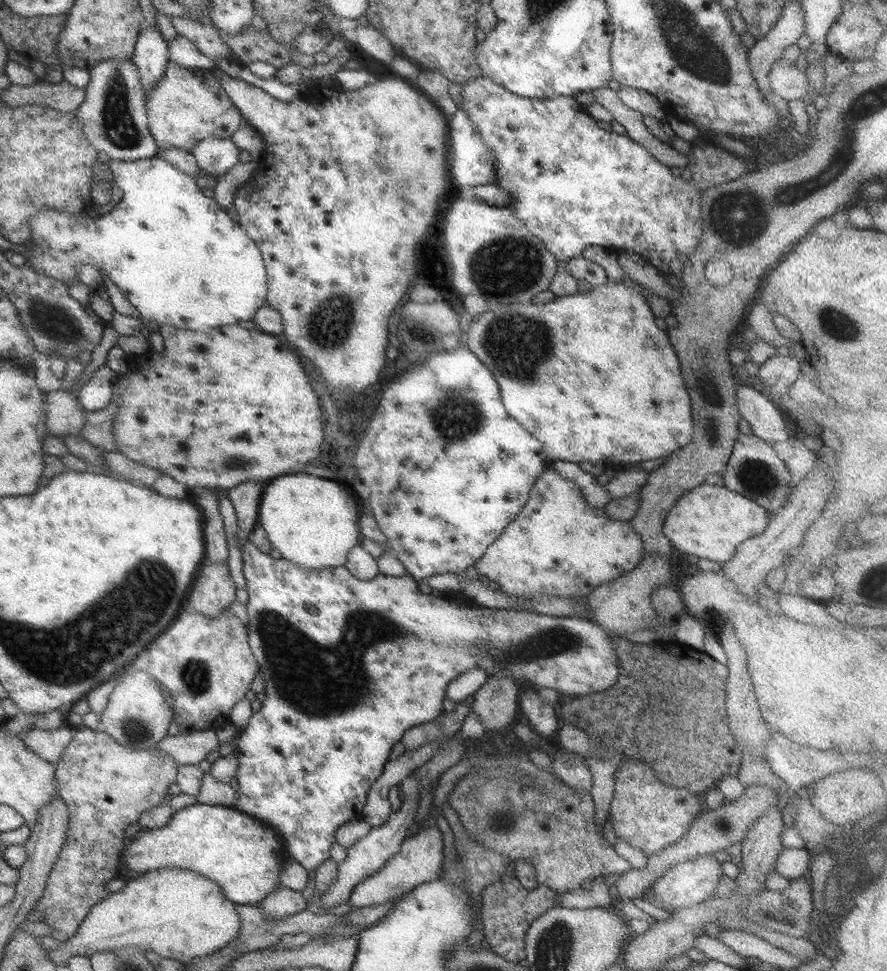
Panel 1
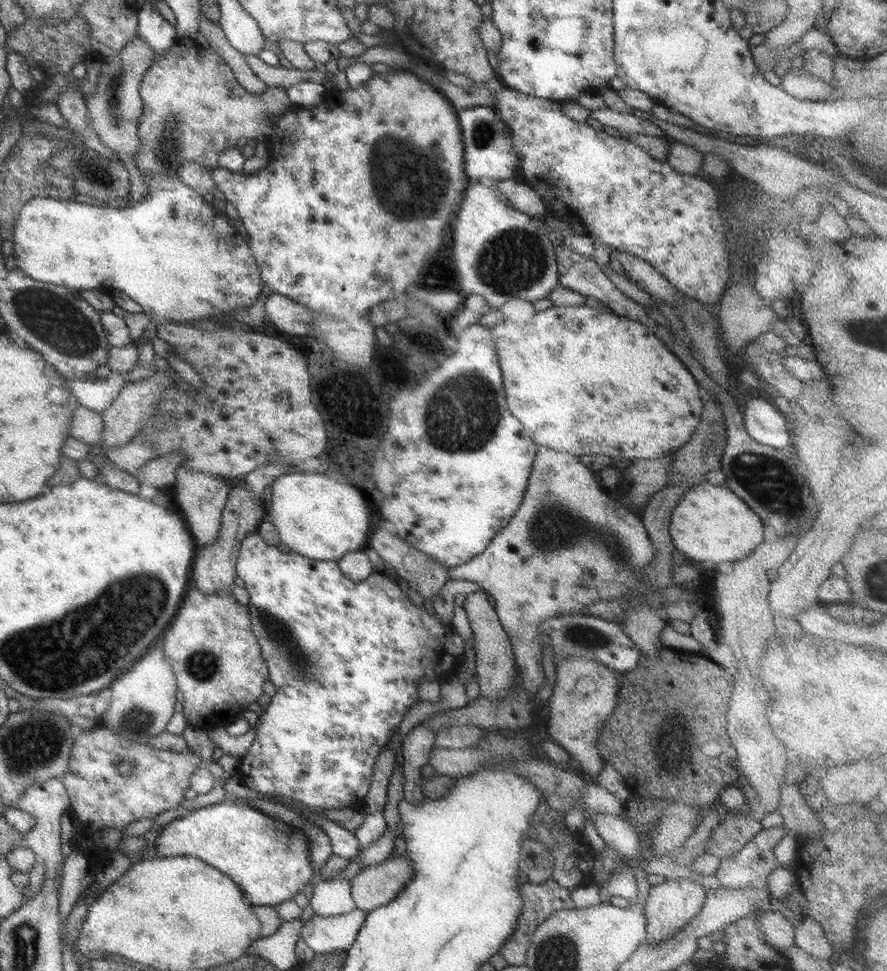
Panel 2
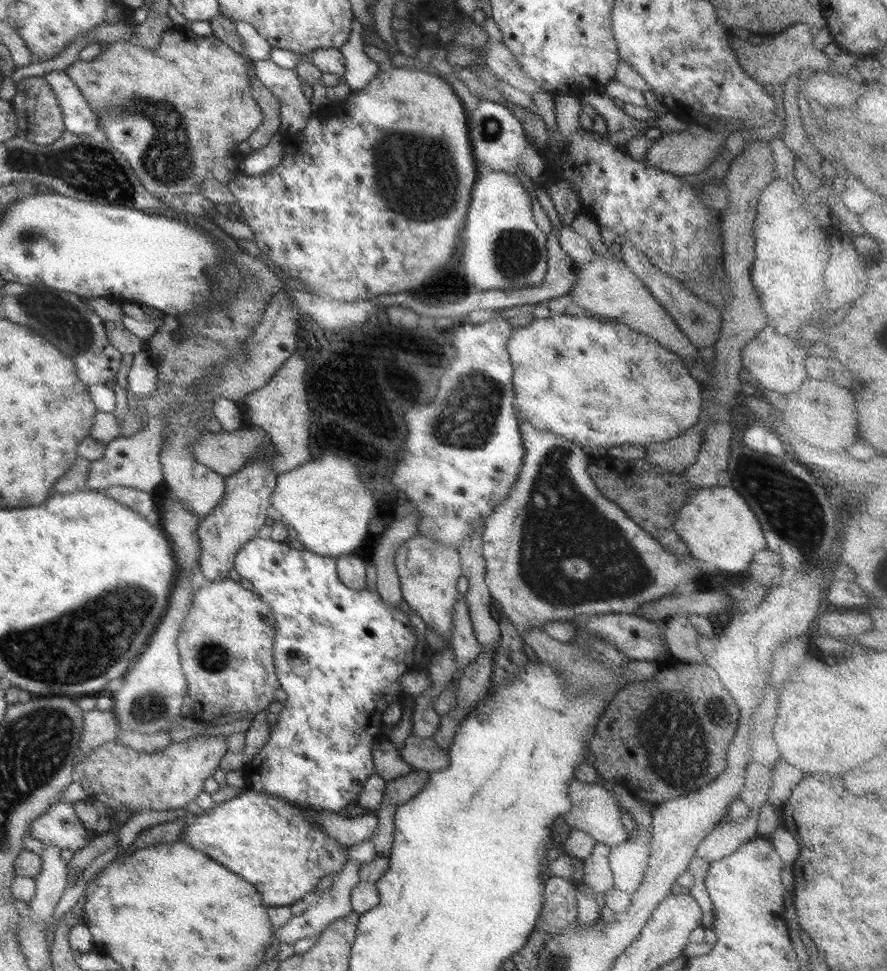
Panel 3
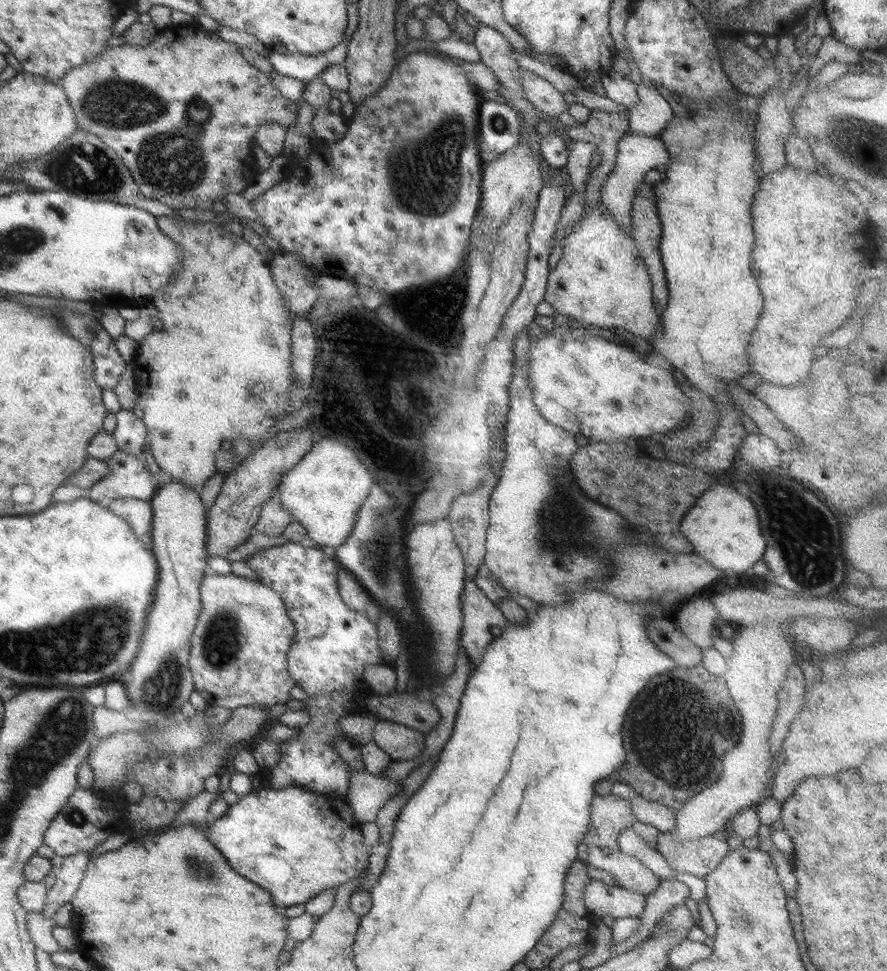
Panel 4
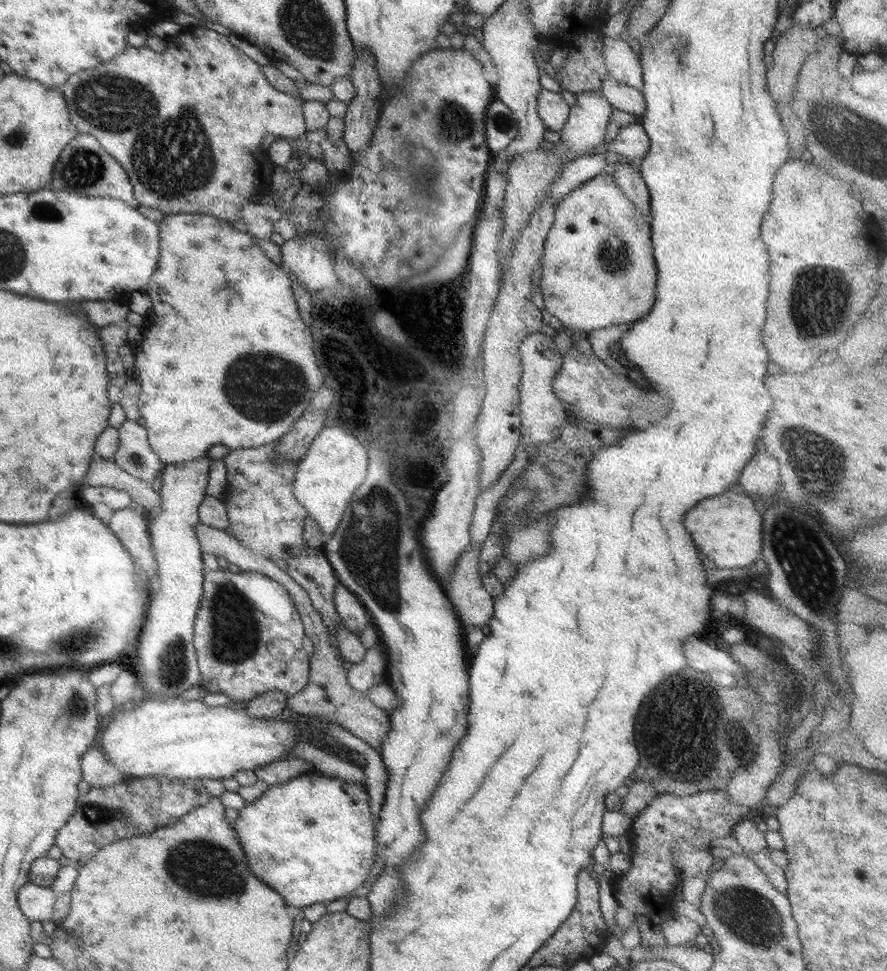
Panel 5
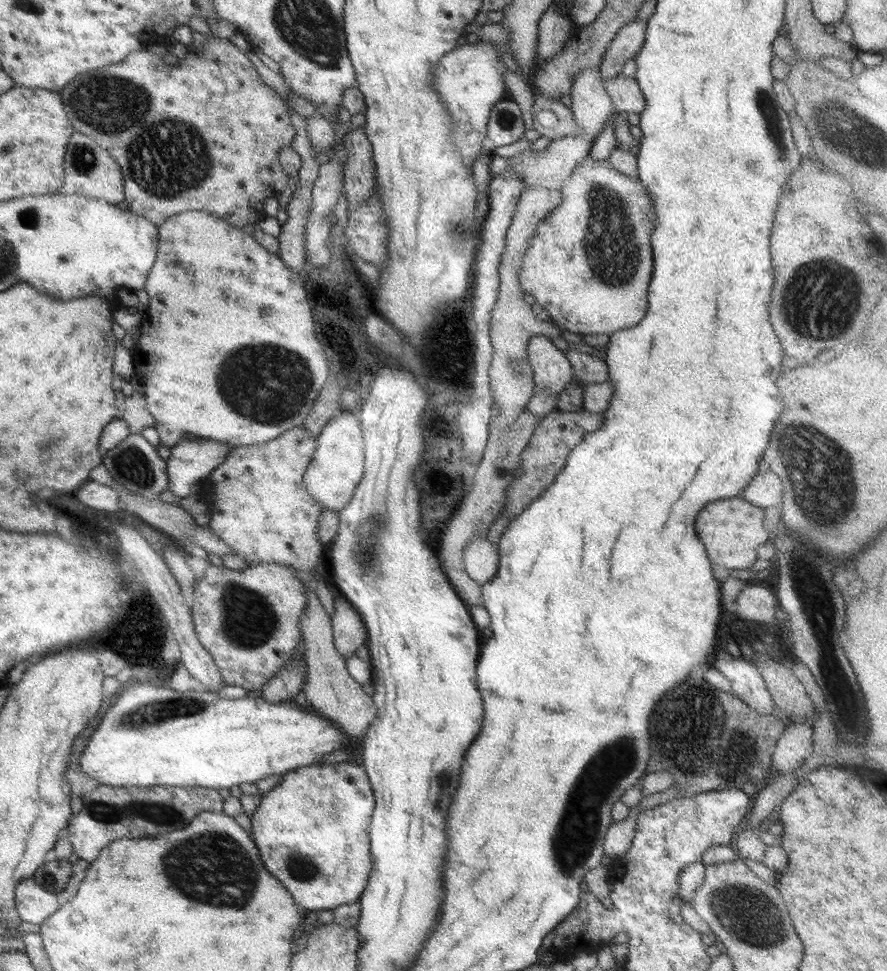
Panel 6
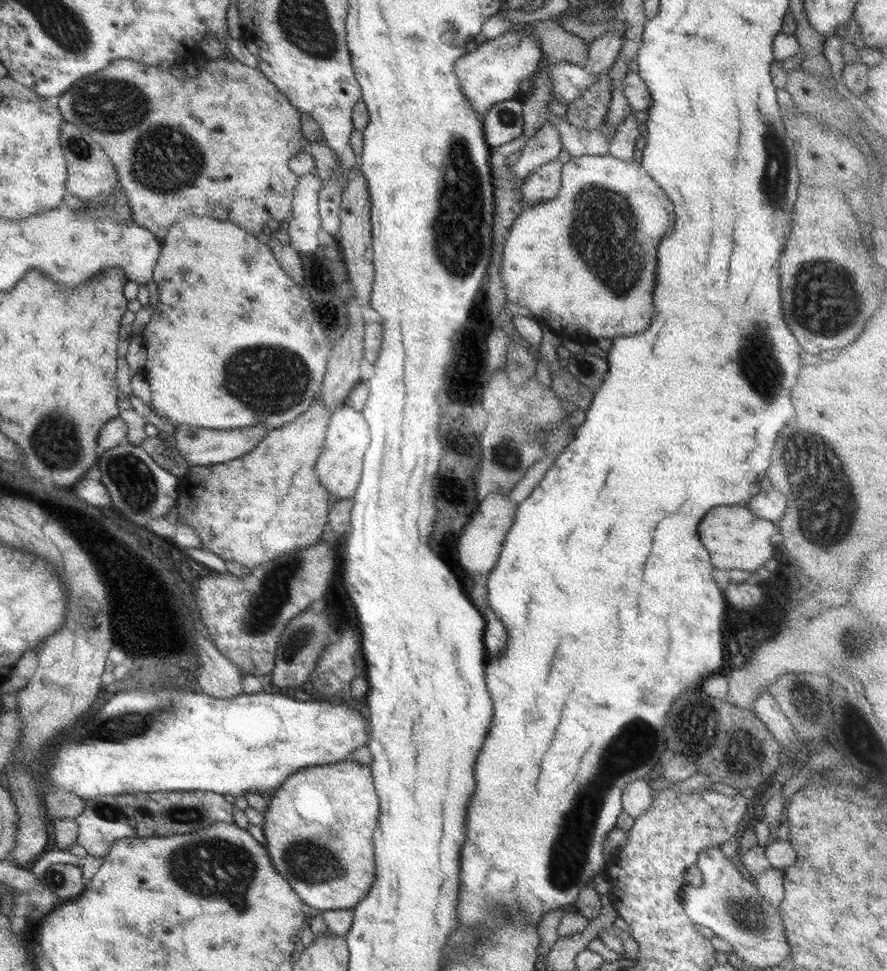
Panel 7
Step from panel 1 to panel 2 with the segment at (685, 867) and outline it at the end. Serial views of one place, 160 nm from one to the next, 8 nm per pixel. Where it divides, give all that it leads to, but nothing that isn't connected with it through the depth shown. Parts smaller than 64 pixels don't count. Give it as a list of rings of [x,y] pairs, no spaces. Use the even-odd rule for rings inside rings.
[[[665,879],[663,883],[656,884],[649,888],[649,893],[643,906],[646,942],[662,942],[675,936],[690,920],[693,920],[701,907],[705,898],[705,889],[700,883],[687,879]]]

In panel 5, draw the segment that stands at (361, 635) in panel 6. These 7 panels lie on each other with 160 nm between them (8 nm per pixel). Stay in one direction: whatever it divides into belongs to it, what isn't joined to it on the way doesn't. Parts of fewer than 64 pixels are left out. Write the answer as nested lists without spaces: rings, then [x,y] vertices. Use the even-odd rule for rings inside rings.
[[[339,582],[333,590],[333,607],[341,619],[343,628],[359,637],[368,625],[367,617],[369,616],[355,595]]]

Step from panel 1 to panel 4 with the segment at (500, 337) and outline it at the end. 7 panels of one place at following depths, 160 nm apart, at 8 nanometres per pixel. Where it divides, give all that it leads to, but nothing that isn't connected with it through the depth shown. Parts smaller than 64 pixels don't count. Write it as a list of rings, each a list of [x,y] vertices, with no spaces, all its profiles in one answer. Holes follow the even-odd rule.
[[[554,324],[554,327],[551,330],[547,330],[549,335],[545,335],[542,338],[533,338],[532,346],[530,346],[530,358],[526,362],[526,381],[530,384],[532,388],[532,397],[533,404],[535,404],[538,413],[541,413],[541,416],[547,420],[548,423],[552,425],[561,427],[564,431],[574,434],[581,434],[586,439],[593,439],[594,441],[601,440],[613,440],[613,438],[629,438],[633,437],[638,439],[642,436],[649,436],[652,434],[657,434],[657,432],[663,432],[669,429],[672,429],[679,421],[683,420],[684,416],[689,413],[689,398],[687,398],[682,390],[679,390],[679,387],[676,385],[674,376],[669,373],[666,369],[659,368],[655,362],[650,358],[647,359],[647,362],[643,361],[643,357],[637,355],[637,353],[629,347],[623,346],[623,344],[616,344],[601,337],[596,337],[595,335],[590,335],[587,331],[588,327],[574,324],[569,327],[569,329],[558,327]]]

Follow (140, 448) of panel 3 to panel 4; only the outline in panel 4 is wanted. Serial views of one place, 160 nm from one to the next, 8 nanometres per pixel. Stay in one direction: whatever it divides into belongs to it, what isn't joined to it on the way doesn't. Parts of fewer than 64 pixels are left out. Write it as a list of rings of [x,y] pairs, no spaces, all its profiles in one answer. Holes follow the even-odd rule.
[[[119,450],[105,461],[110,470],[99,482],[89,488],[89,500],[101,507],[116,498],[135,498],[149,501],[155,493],[155,486],[150,482],[143,456],[125,454]]]

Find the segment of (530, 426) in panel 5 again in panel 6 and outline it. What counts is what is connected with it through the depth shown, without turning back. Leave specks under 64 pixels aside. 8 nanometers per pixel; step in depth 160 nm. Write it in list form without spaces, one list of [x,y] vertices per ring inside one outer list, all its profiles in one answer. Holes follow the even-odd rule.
[[[533,335],[528,340],[527,358],[534,374],[534,390],[545,388],[558,395],[563,387],[573,380],[572,368],[567,357],[559,351],[550,338]]]

